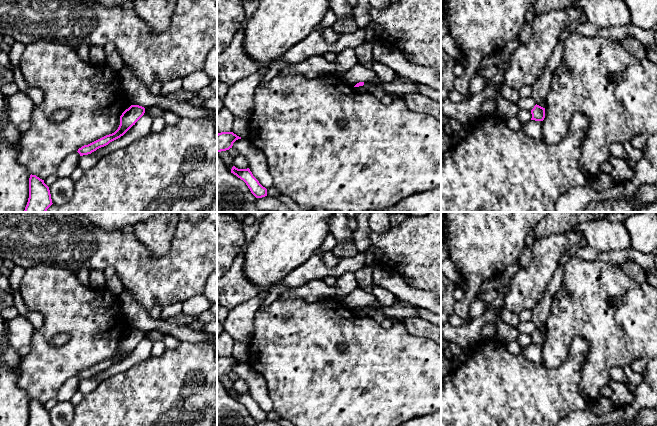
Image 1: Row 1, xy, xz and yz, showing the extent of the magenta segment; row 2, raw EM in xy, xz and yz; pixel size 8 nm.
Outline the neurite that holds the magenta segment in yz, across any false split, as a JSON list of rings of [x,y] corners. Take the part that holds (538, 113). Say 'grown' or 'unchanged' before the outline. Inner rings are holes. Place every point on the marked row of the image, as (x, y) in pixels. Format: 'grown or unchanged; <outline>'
unchanged; [[[536,104],[534,108],[531,110],[531,114],[532,114],[531,120],[543,121],[545,118],[545,108]]]

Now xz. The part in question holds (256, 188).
unchanged; [[[233,166],[231,169],[231,173],[243,180],[250,189],[251,193],[256,198],[262,198],[267,196],[267,189],[259,183],[259,181],[253,176],[249,168],[238,169]]]

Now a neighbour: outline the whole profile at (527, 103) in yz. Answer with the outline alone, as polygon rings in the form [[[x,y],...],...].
[[[521,97],[516,104],[520,109],[525,109],[527,111],[531,111],[536,105],[532,97]]]

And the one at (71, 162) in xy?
[[[78,152],[70,153],[60,164],[57,175],[58,178],[70,177],[74,170],[79,166],[80,154]]]

